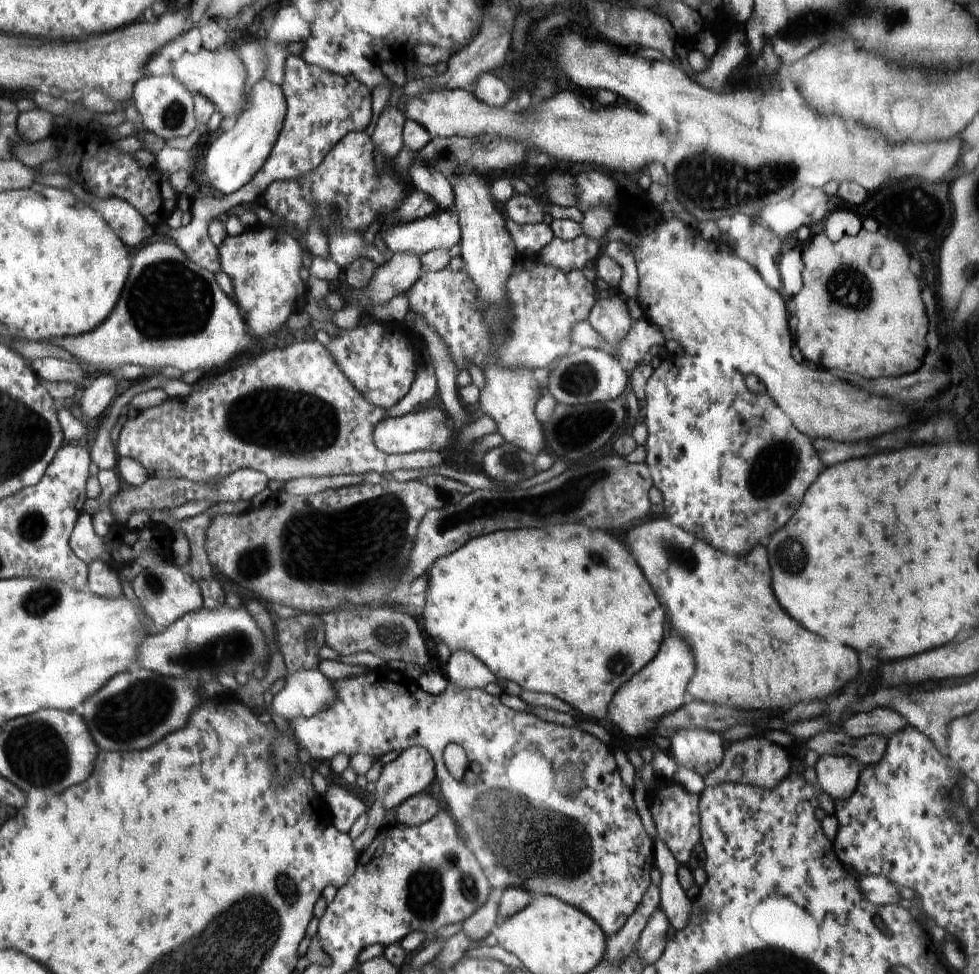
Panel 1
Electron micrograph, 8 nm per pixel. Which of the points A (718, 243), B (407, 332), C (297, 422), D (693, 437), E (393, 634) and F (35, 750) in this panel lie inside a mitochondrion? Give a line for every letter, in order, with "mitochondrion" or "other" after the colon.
A: other
B: other
C: mitochondrion
D: other
E: mitochondrion
F: mitochondrion

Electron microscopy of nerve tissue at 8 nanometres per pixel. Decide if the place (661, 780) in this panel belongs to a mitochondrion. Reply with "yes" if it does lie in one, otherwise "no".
no

